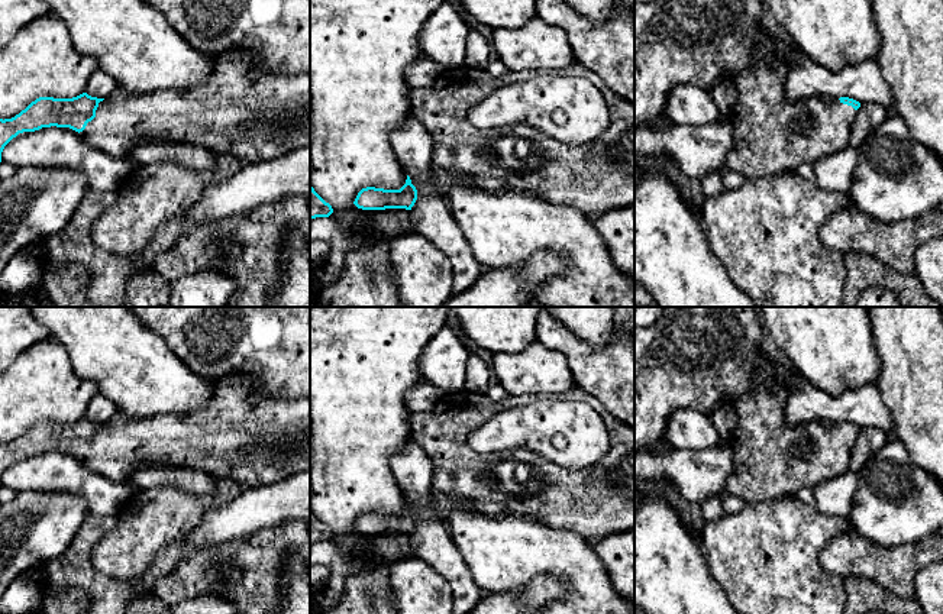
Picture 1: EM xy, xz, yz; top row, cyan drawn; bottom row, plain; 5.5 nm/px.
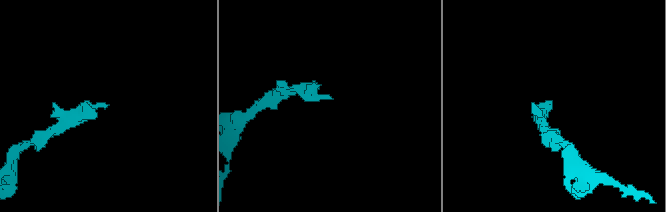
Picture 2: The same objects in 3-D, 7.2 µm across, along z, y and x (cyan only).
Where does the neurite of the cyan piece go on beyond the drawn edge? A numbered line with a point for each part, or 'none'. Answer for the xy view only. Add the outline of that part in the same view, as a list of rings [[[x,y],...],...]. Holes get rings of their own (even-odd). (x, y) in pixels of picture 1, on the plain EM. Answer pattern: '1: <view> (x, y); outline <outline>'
1: xy (254, 442); outline [[[243,374],[223,377],[213,387],[213,398],[185,414],[133,419],[117,413],[99,427],[96,442],[80,459],[91,471],[117,482],[129,482],[142,465],[198,469],[246,488],[310,471],[310,397],[255,400],[258,387]]]

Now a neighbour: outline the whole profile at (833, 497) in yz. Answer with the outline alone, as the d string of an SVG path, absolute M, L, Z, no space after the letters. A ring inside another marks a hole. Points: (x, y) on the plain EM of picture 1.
M849 469L837 478L813 487L817 510L824 516L847 518L856 492L856 475Z

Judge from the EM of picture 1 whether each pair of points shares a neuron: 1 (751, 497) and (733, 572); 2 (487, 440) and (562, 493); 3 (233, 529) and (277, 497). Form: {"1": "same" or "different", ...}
{"1": "different", "2": "different", "3": "same"}

